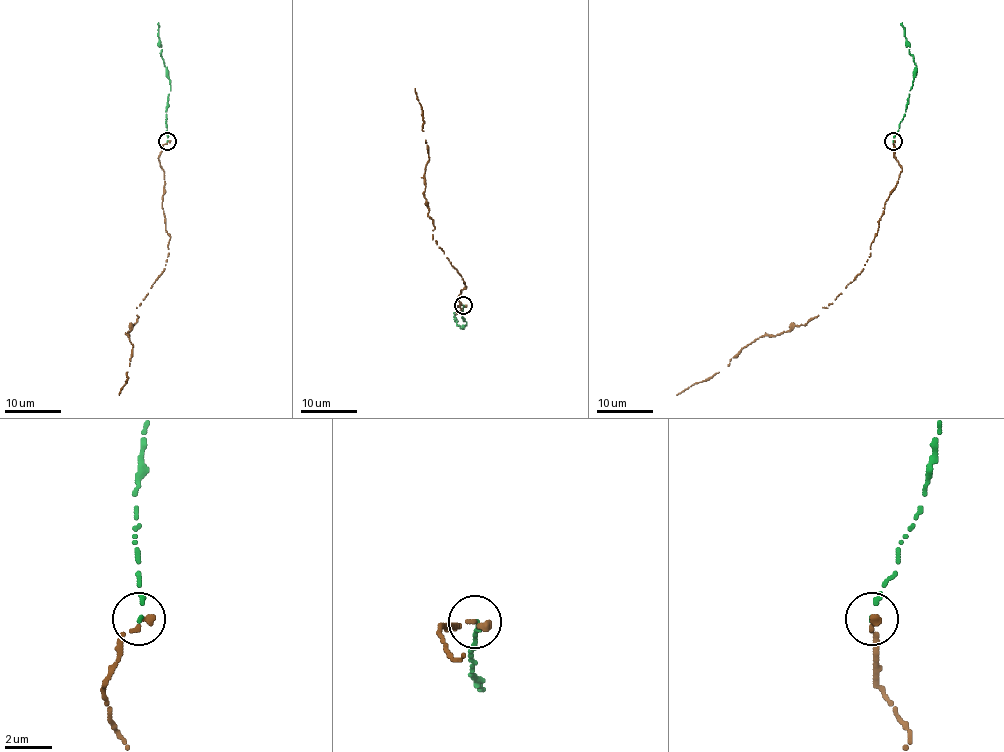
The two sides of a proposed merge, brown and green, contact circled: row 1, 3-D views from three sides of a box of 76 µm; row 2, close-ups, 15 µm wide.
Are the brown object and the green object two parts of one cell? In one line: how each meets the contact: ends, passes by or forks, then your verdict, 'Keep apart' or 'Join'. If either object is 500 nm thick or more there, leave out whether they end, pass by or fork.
At the ring brown ends. At the ring green ends. Join

